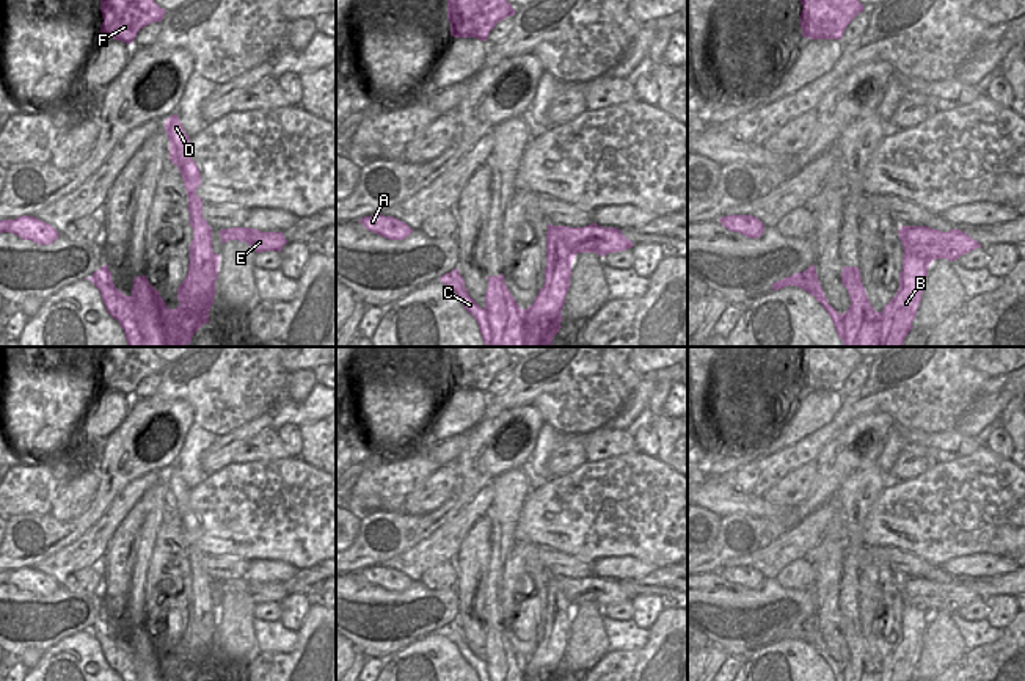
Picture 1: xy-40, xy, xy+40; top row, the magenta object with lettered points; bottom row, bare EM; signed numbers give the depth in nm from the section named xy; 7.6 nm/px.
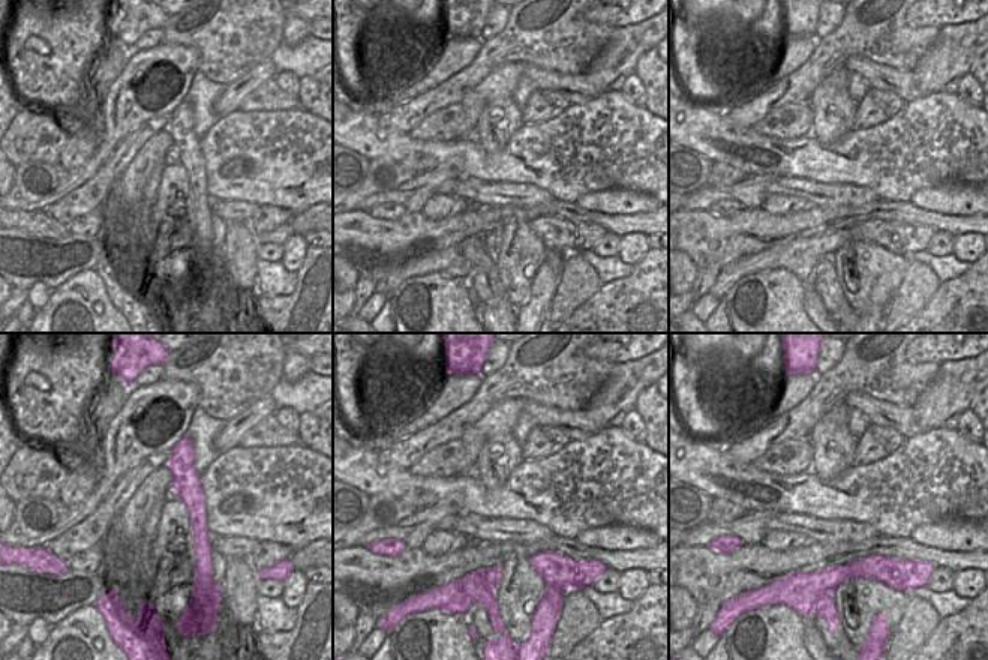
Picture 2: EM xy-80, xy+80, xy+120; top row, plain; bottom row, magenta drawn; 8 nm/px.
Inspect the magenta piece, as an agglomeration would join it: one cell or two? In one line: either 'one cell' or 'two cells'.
two cells

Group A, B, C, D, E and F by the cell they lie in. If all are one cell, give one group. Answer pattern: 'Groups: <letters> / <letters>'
Groups: A C E / B D F

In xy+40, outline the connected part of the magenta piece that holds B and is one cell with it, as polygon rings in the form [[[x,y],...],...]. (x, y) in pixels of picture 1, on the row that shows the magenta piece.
[[[904,253],[899,289],[879,315],[879,347],[904,347],[904,339],[914,328],[912,322],[921,301],[923,282],[928,276],[929,264],[929,260],[912,253]]]

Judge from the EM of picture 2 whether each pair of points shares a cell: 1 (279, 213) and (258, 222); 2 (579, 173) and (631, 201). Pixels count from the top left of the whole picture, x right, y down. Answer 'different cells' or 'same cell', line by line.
1: same cell
2: different cells

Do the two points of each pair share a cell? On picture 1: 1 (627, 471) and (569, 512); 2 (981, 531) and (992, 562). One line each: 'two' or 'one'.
1: one
2: two

